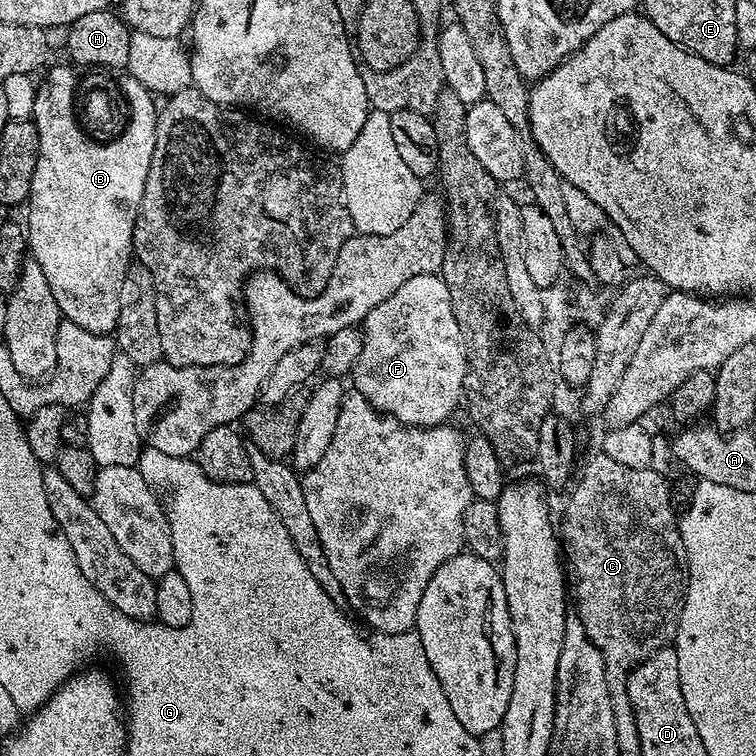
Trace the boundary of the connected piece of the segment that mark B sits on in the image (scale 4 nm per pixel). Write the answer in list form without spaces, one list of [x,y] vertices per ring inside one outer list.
[[[68,62],[54,64],[43,73],[44,81],[39,81],[30,113],[38,130],[38,166],[26,201],[28,252],[31,259],[42,266],[42,274],[46,274],[46,282],[50,282],[50,294],[54,294],[54,302],[58,302],[58,310],[67,323],[82,326],[82,330],[112,334],[118,322],[118,294],[122,294],[122,278],[129,264],[68,264],[68,200],[72,200],[72,232],[108,232],[108,236],[112,236],[112,232],[124,232],[124,228],[128,228],[128,233],[134,234],[146,174],[150,174],[150,158],[154,158],[158,104],[138,78],[124,74],[124,92],[128,92],[128,100],[132,100],[132,128],[128,128],[124,140],[116,140],[116,144],[108,144],[108,148],[96,148],[96,144],[88,144],[88,140],[76,132],[76,124],[72,124],[72,80],[78,75],[77,69]]]

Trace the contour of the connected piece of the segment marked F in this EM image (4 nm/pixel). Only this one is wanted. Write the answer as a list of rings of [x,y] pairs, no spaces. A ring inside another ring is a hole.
[[[439,274],[431,276],[419,276],[418,278],[410,278],[410,282],[406,282],[399,290],[394,290],[394,294],[390,294],[390,298],[386,298],[386,302],[382,302],[378,306],[374,306],[374,310],[370,310],[370,314],[362,322],[362,354],[358,354],[358,362],[353,366],[350,373],[351,387],[358,394],[362,394],[362,398],[366,398],[366,402],[370,402],[370,406],[374,406],[377,412],[392,416],[399,424],[407,424],[409,428],[439,428],[452,416],[452,411],[456,407],[461,407],[462,397],[464,394],[464,375],[468,369],[466,362],[466,354],[464,353],[464,343],[460,337],[458,330],[458,322],[456,321],[456,312],[452,308],[450,302],[450,290],[446,290],[446,282],[444,277]]]

